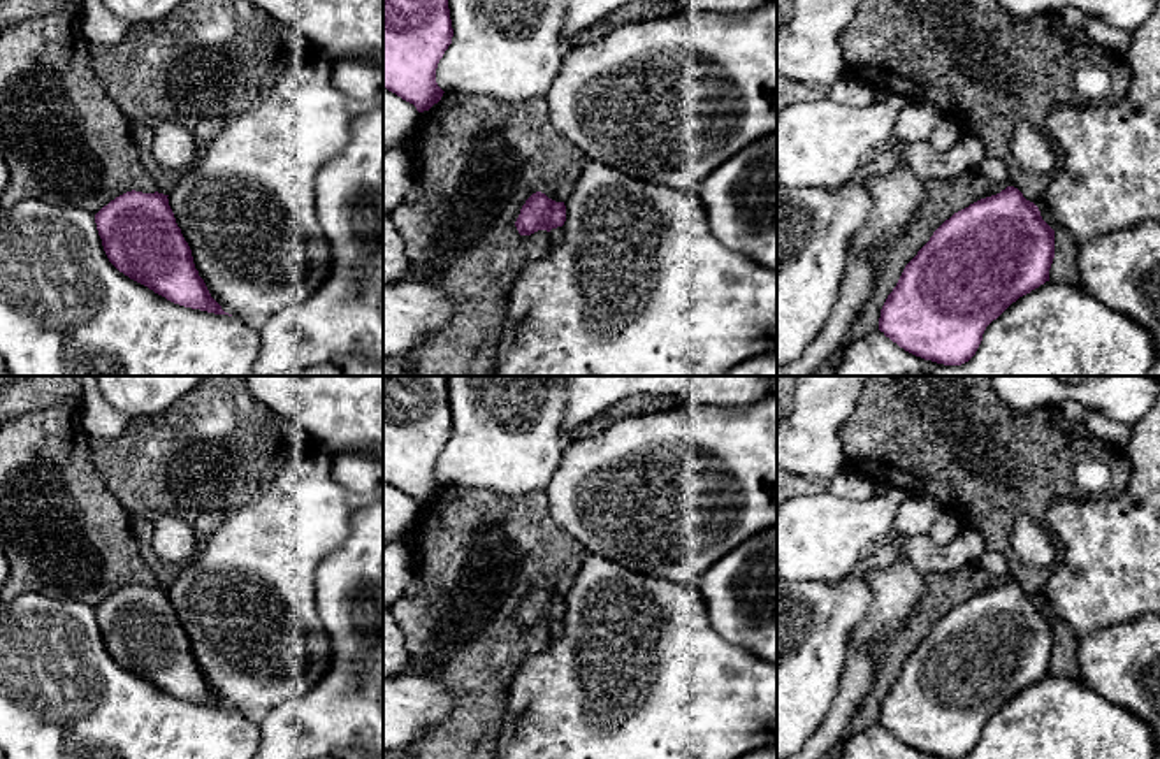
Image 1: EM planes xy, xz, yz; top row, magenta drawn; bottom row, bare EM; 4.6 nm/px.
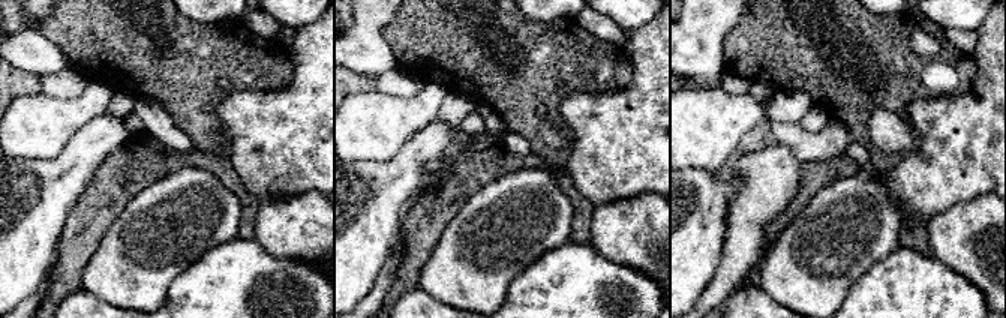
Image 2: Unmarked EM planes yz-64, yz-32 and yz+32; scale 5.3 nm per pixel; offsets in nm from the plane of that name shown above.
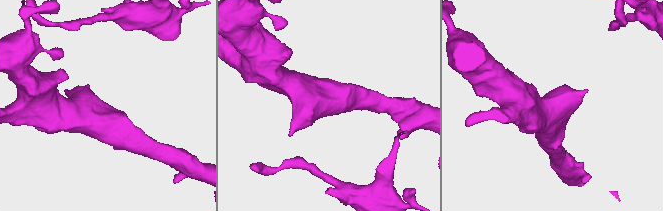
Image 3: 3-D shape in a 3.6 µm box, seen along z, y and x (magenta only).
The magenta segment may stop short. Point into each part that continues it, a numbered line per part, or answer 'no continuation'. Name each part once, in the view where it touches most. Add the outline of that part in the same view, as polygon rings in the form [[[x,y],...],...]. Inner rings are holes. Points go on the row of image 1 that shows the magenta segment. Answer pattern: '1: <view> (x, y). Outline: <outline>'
no continuation

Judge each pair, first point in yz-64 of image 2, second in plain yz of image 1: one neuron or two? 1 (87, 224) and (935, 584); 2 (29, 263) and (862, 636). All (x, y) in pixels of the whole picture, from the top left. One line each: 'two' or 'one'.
1: one
2: two

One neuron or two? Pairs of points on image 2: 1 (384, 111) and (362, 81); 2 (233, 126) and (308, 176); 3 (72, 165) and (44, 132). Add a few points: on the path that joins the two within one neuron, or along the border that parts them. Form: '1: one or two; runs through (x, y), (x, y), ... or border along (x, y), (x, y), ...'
1: two; border along (377, 89), (350, 95)
2: one; runs through (251, 126), (258, 126), (290, 158)
3: two; border along (84, 125), (56, 156), (27, 159)

